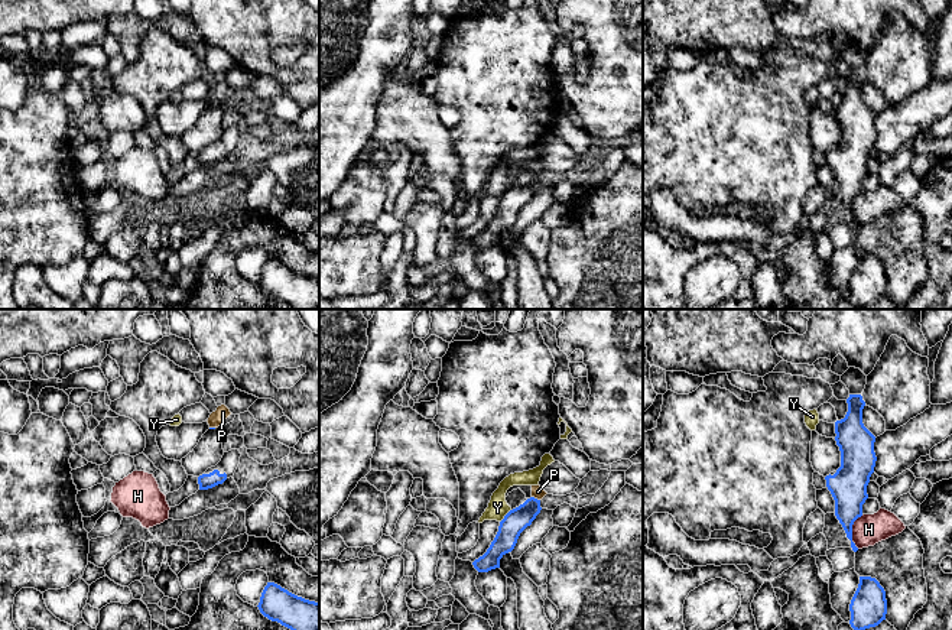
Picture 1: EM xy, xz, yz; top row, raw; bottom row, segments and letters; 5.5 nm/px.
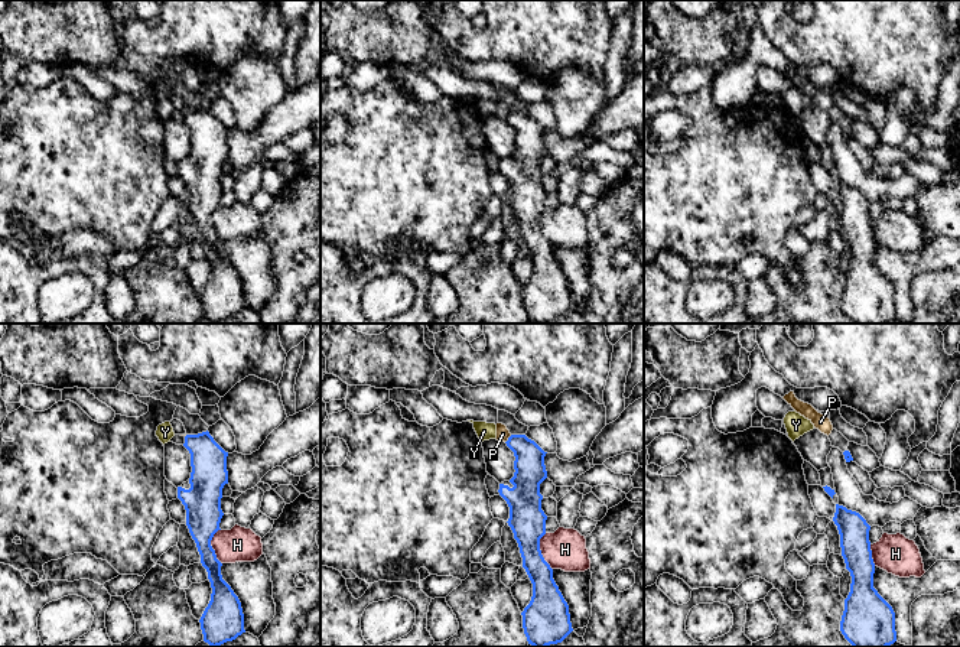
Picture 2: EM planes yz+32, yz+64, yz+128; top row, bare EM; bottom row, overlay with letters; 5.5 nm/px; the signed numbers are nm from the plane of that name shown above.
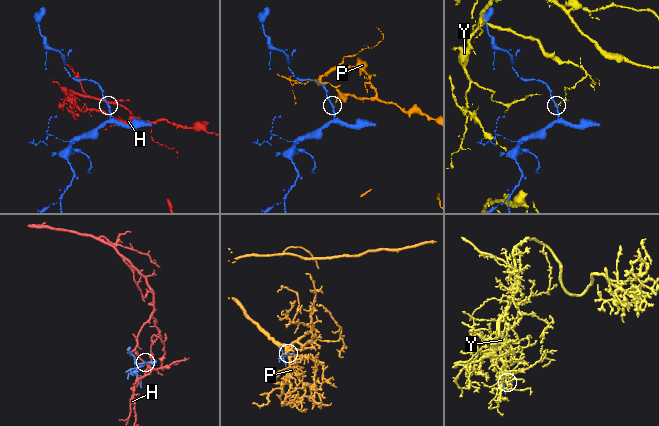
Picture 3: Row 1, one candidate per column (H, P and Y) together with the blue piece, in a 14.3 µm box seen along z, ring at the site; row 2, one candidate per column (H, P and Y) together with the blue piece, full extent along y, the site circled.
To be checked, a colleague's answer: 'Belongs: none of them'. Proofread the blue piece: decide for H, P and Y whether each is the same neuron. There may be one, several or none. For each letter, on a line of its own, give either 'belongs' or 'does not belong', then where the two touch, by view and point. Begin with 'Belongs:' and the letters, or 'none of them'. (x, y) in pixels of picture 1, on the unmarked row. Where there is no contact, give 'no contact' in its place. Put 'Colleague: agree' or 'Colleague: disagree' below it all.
Belongs: none of them
H: does not belong | yz (851, 207)
P: does not belong | xz (536, 175)
Y: does not belong | xz (504, 192)
Colleague: agree

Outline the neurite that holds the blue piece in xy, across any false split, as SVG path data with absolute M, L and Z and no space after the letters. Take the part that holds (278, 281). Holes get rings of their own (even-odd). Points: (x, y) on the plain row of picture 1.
M267 259L257 283L264 293L293 309L319 309L319 279L298 273L274 259Z

